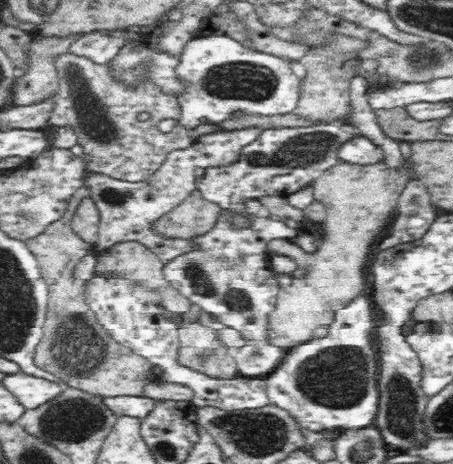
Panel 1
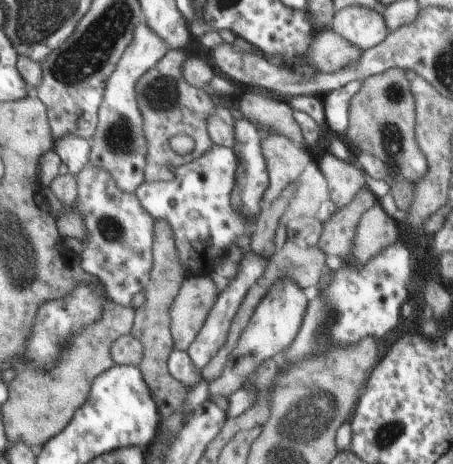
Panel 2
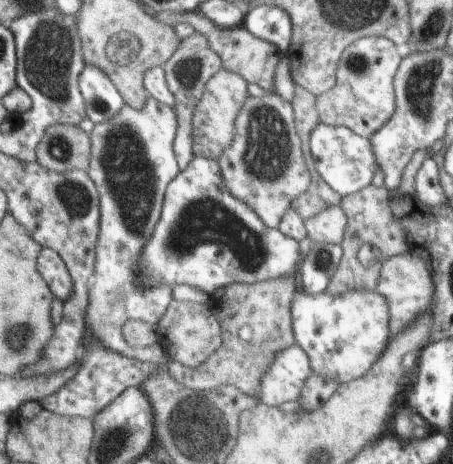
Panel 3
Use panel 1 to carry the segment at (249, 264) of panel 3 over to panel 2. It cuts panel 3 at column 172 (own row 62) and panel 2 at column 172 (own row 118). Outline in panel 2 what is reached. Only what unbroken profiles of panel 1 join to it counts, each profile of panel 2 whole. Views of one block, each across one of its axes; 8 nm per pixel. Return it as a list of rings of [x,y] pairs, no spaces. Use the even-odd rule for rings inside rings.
[[[213,146],[203,158],[197,158],[195,162],[187,166],[179,166],[175,172],[177,178],[173,182],[145,182],[137,196],[143,202],[143,206],[157,218],[157,220],[169,220],[175,228],[177,248],[181,252],[181,264],[185,266],[187,278],[189,276],[211,276],[219,258],[225,258],[227,250],[231,246],[239,246],[243,250],[249,248],[249,238],[253,234],[253,218],[243,212],[243,208],[237,212],[235,206],[231,206],[231,190],[235,190],[235,172],[239,168],[239,156],[227,148],[227,146]]]

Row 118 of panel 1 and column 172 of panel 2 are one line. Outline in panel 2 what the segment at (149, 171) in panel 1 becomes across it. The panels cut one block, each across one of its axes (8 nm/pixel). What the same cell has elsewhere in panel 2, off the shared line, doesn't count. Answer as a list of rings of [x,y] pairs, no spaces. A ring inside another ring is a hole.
[[[183,48],[171,50],[165,54],[165,58],[151,70],[147,72],[139,84],[139,104],[143,110],[145,118],[145,136],[149,140],[149,162],[147,162],[147,182],[173,182],[177,178],[179,166],[187,166],[195,162],[197,158],[203,158],[215,142],[209,134],[209,118],[217,110],[217,102],[213,100],[211,94],[205,90],[189,84],[183,76],[183,66],[187,58],[183,54]],[[177,134],[187,134],[195,140],[195,148],[191,154],[181,156],[173,150],[171,138]]]

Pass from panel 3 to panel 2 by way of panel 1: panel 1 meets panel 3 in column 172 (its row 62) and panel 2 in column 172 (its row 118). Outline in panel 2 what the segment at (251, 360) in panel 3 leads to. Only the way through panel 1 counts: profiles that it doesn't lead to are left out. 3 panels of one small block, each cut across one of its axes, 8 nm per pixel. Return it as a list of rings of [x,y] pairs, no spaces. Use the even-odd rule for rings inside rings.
[[[189,276],[183,280],[171,306],[171,338],[175,350],[187,352],[195,344],[217,298],[219,286],[215,286],[211,276]]]

